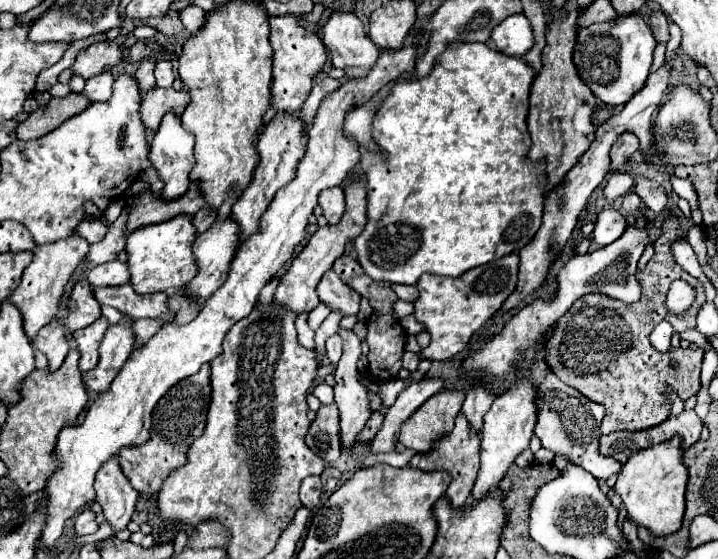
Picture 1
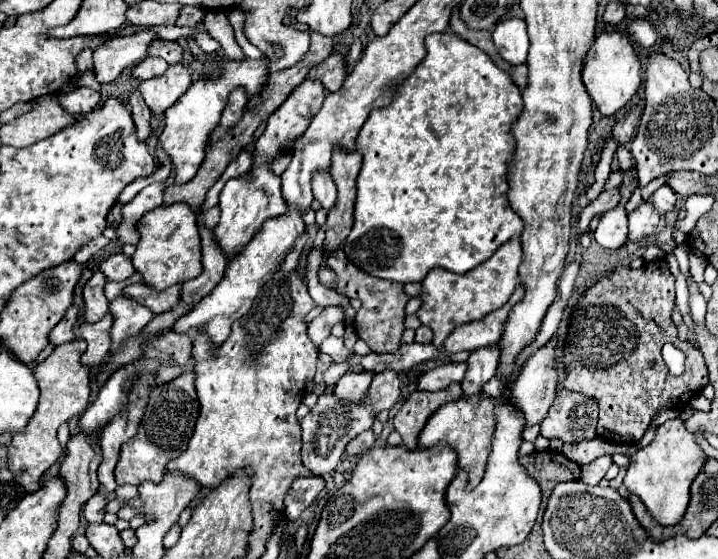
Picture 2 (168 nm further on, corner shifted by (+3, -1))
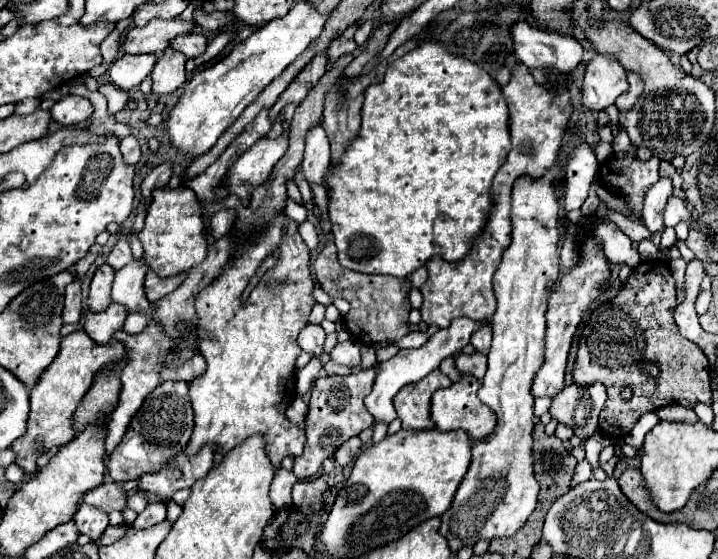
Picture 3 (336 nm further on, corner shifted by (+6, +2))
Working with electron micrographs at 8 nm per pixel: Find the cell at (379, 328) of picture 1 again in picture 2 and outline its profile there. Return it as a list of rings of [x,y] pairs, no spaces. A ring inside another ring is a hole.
[[[341,249],[331,253],[325,259],[325,265],[335,271],[339,293],[343,293],[349,299],[359,299],[363,303],[355,315],[355,329],[357,329],[359,337],[369,345],[369,349],[373,353],[379,353],[379,355],[381,353],[395,353],[401,345],[401,333],[405,329],[405,325],[403,325],[405,305],[409,301],[409,297],[403,293],[403,285],[393,283],[393,281],[385,281],[385,279],[375,279],[375,277],[363,273],[361,269],[351,265],[351,261],[347,261],[347,257]]]

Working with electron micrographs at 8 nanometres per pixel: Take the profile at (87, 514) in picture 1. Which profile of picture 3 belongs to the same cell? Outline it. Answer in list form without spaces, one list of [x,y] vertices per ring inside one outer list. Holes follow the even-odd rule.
[[[104,482],[96,490],[88,492],[84,496],[84,502],[92,504],[92,506],[98,506],[104,512],[112,512],[112,510],[124,510],[126,508],[126,498],[128,496],[126,496],[122,484],[118,484],[118,482]]]

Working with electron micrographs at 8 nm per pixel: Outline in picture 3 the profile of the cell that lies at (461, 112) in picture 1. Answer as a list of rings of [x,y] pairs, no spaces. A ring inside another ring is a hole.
[[[424,42],[416,50],[408,52],[406,56],[390,62],[384,72],[384,80],[380,84],[372,84],[364,90],[364,104],[362,104],[360,116],[362,116],[362,124],[360,124],[360,134],[356,136],[356,142],[352,142],[352,146],[348,146],[348,154],[344,154],[344,158],[340,158],[340,166],[330,164],[328,174],[324,176],[324,182],[328,188],[328,216],[332,222],[334,244],[338,248],[338,262],[344,268],[362,272],[362,274],[388,274],[388,276],[396,276],[396,278],[406,278],[416,268],[424,266],[436,254],[448,262],[456,262],[456,260],[464,258],[468,254],[468,250],[472,248],[474,238],[482,232],[482,228],[488,220],[488,212],[492,208],[490,186],[510,150],[508,106],[506,106],[500,86],[478,64],[474,64],[462,56],[458,58],[456,54],[450,54],[438,42]]]

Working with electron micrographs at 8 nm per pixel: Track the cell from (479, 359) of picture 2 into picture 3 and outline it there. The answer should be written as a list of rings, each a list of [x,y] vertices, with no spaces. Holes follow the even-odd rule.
[[[488,324],[482,326],[480,330],[476,330],[476,334],[472,334],[470,342],[476,346],[478,352],[488,354],[488,350],[490,350],[490,342],[492,342],[492,328],[490,328]]]

